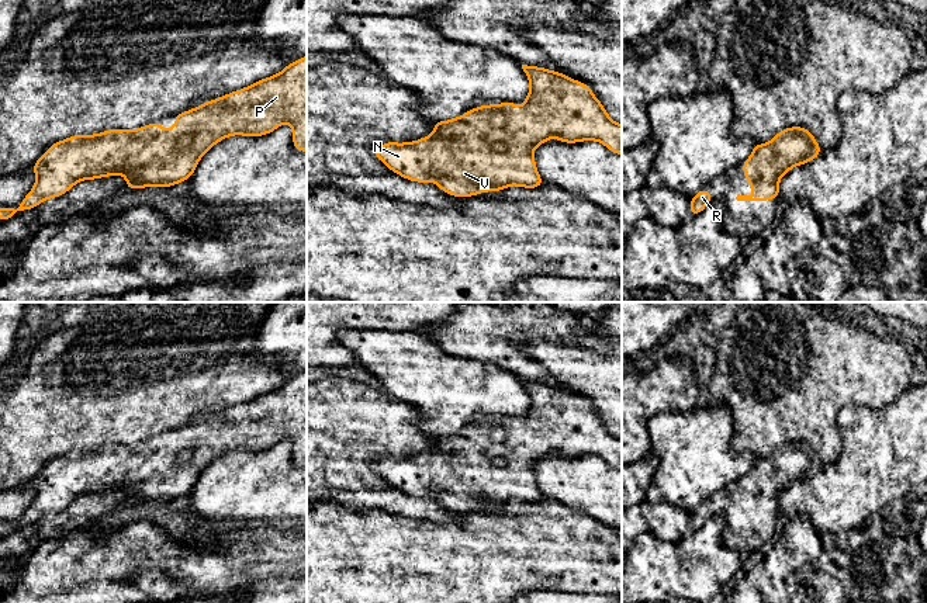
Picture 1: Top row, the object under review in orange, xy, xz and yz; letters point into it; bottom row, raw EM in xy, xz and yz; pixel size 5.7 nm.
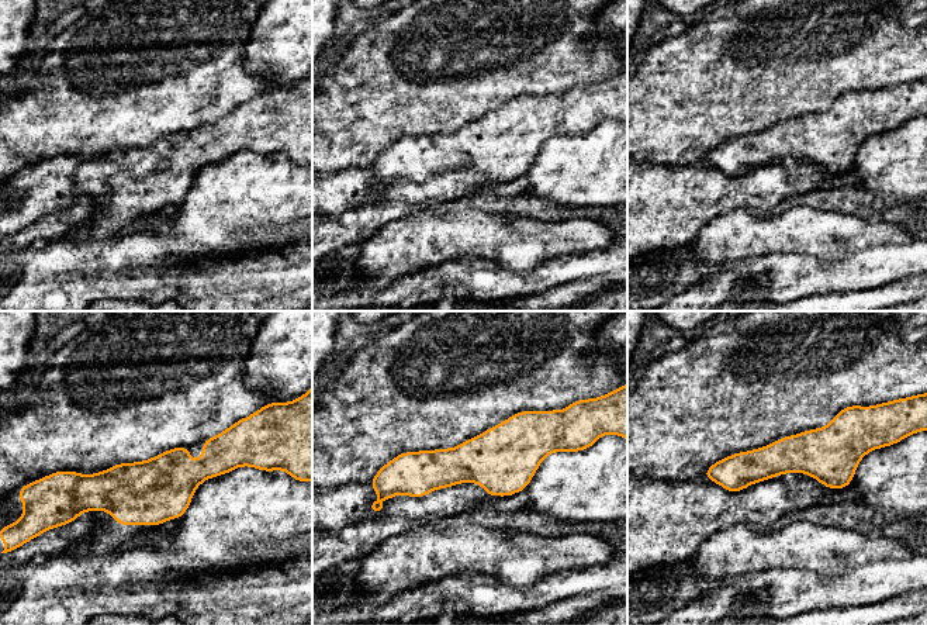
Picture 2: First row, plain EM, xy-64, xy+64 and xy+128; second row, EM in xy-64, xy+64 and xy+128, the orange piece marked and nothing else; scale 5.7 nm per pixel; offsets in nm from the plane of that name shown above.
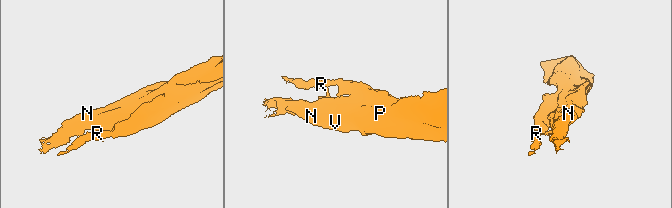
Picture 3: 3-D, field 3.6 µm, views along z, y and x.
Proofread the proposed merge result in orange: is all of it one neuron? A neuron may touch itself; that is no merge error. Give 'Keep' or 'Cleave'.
Keep

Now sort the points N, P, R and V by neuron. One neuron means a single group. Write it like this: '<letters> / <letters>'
N P R V

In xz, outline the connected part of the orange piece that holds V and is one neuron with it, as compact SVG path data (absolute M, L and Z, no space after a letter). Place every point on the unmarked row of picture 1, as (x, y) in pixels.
M522 380L522 384L530 396L530 408L522 416L523 440L519 439L519 417L480 420L459 433L433 436L435 447L419 455L384 457L373 465L374 472L409 496L432 495L442 506L466 513L485 506L504 506L512 499L522 503L544 500L533 464L551 453L564 458L598 455L622 471L622 440L606 429L587 398L539 381Z

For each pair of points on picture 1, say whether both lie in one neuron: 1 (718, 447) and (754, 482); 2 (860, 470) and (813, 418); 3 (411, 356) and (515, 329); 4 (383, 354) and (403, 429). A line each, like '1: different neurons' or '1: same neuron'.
1: different neurons
2: different neurons
3: different neurons
4: different neurons

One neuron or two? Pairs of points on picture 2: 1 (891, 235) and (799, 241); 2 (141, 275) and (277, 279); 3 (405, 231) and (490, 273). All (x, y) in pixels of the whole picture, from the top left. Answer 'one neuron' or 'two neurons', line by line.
1: one neuron
2: one neuron
3: two neurons

